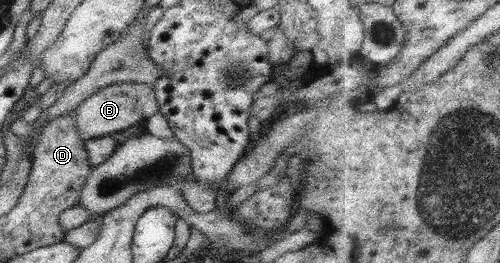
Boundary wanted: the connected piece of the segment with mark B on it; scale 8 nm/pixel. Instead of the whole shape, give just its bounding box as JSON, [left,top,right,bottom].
[74,82,158,142]

